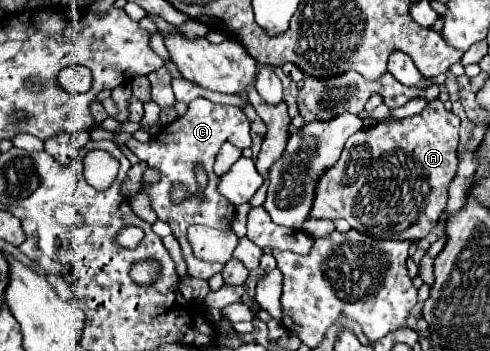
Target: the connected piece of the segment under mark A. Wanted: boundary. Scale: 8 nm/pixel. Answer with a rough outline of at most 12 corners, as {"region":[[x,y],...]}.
{"region":[[459,116],[355,132],[311,218],[421,240],[455,178]]}

